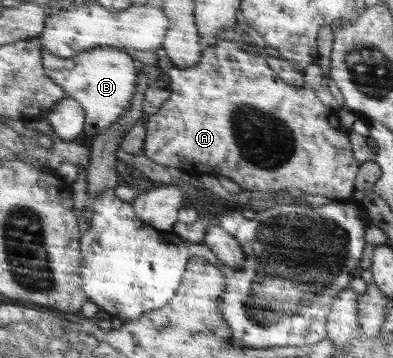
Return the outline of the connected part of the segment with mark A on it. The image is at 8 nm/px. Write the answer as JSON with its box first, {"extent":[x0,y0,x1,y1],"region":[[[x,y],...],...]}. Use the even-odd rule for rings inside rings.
{"extent":[143,40,360,199],"region":[[[222,40],[222,42],[205,48],[203,58],[198,64],[188,68],[172,67],[166,73],[166,81],[169,84],[169,89],[172,94],[166,100],[160,110],[155,115],[150,116],[147,122],[147,134],[144,139],[143,154],[151,161],[158,163],[164,167],[172,167],[185,172],[190,169],[197,170],[198,172],[206,172],[208,175],[226,176],[238,184],[242,189],[256,190],[256,191],[272,191],[282,188],[298,188],[305,194],[320,194],[331,199],[350,199],[357,195],[355,190],[356,186],[356,173],[360,169],[360,162],[354,158],[352,150],[350,150],[350,142],[348,136],[348,129],[342,130],[338,124],[339,118],[336,120],[330,114],[330,108],[324,106],[320,99],[315,94],[313,89],[308,89],[306,86],[296,87],[290,86],[284,81],[267,63],[266,53],[258,51],[254,48],[248,52],[240,50],[238,46],[234,46],[234,41]]]}

